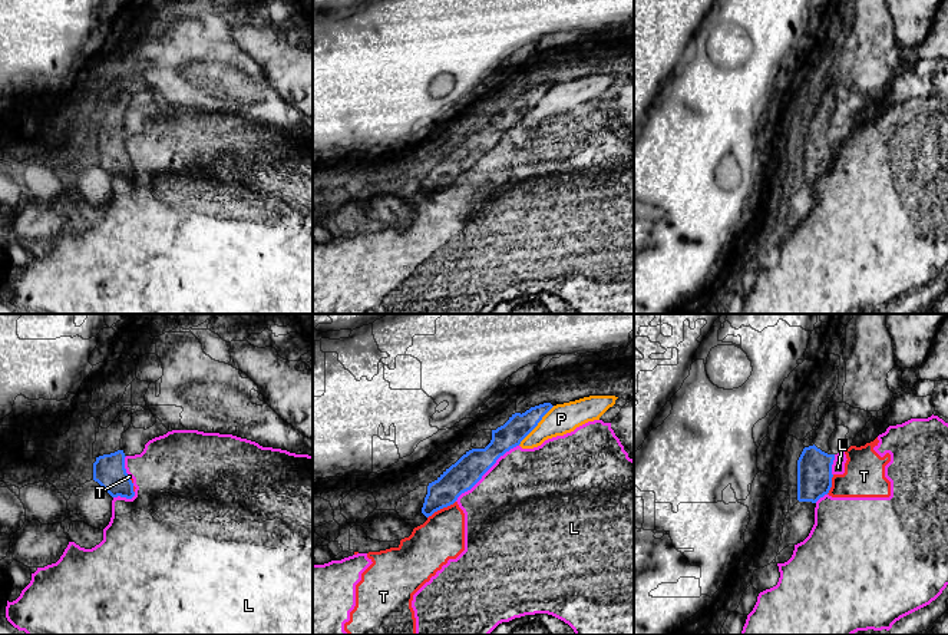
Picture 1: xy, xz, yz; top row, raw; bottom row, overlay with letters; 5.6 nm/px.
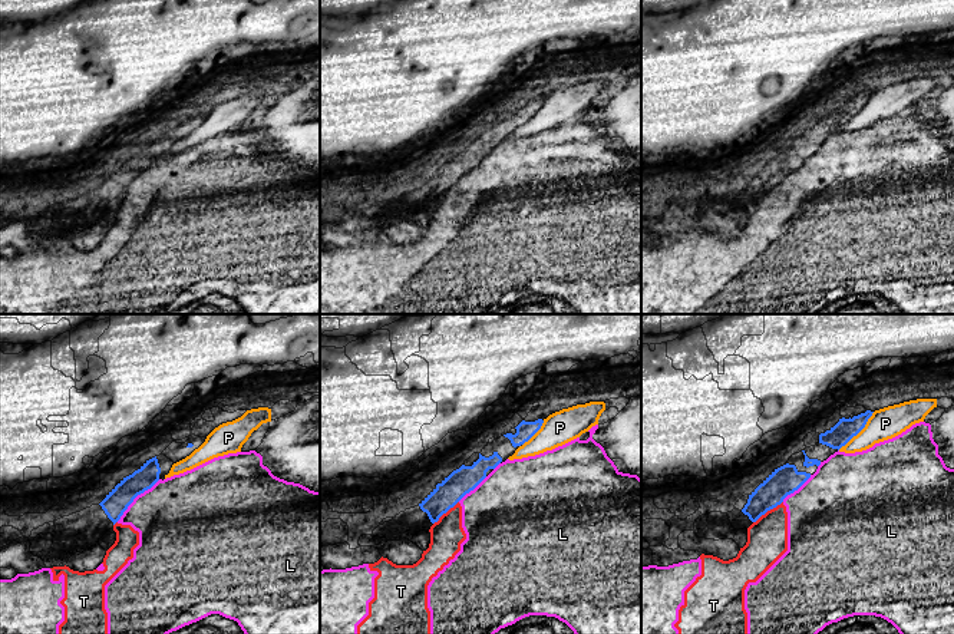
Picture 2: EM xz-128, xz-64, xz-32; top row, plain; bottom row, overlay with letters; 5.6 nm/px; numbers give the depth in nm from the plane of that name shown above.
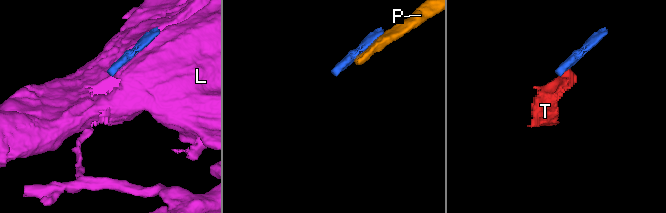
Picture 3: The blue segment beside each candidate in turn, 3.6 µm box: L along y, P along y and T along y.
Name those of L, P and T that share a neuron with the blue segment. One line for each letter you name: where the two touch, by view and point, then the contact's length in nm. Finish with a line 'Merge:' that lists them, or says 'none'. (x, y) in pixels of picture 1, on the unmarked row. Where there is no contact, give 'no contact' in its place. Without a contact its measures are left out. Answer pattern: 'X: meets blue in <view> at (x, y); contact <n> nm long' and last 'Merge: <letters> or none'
Merge: none

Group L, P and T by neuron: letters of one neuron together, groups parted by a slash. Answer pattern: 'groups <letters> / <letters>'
groups L T / P

